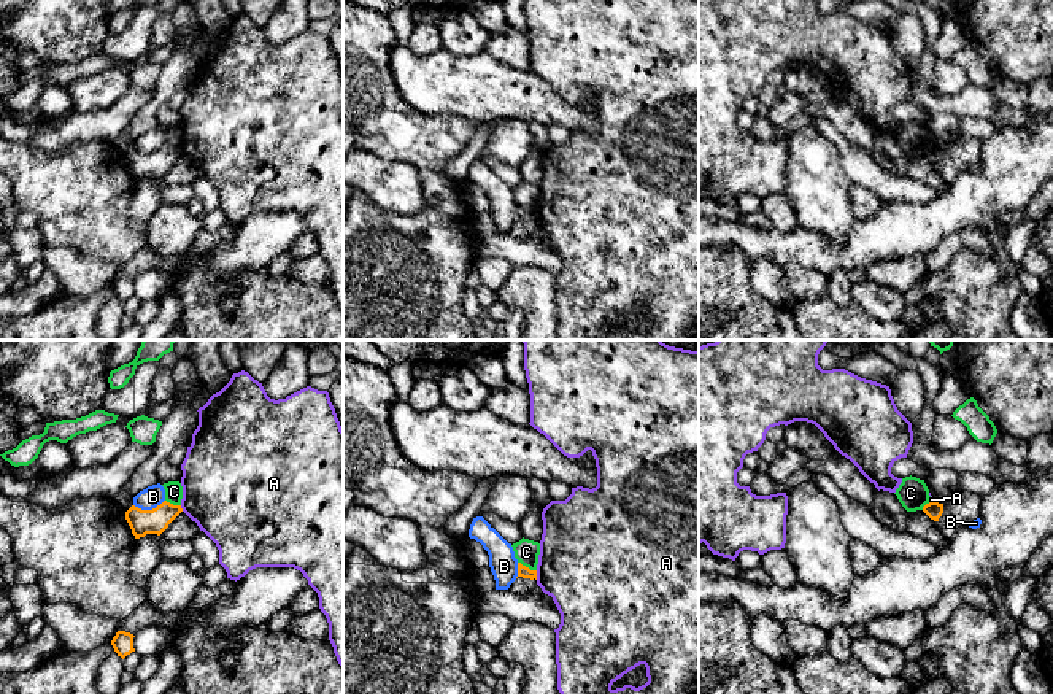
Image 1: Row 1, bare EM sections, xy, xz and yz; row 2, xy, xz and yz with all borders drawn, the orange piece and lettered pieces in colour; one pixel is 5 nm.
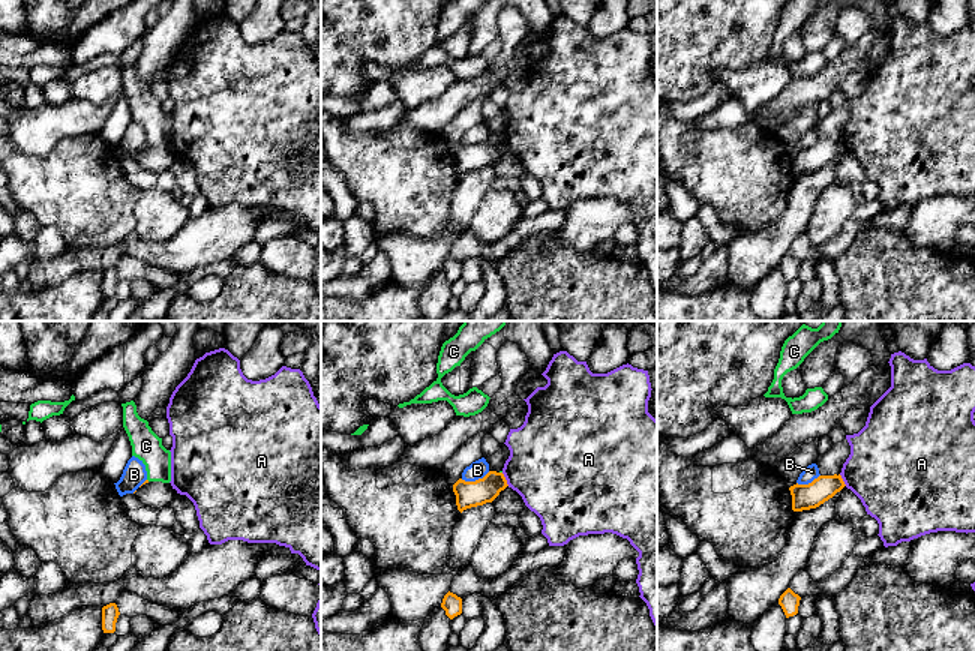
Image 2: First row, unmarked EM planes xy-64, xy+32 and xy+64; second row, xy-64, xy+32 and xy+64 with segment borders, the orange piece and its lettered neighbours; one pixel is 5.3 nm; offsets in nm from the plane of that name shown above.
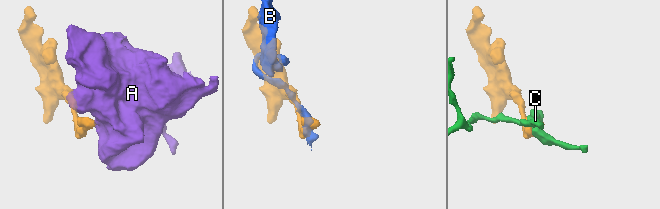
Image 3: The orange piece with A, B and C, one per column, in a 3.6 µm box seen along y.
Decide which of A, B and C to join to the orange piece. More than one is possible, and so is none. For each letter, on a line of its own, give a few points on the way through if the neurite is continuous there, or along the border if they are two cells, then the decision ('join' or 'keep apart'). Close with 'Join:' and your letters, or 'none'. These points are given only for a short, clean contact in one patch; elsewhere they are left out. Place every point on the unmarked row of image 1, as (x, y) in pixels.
A: keep apart
B: along xy (164, 143), (151, 153), (134, 150) | keep apart
C: along xz (518, 205), (536, 215) | keep apart
Join: none

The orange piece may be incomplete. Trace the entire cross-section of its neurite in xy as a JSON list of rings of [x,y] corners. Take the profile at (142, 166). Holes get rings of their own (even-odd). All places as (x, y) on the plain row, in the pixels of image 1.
[[[164,145],[152,154],[141,154],[132,149],[125,156],[125,164],[135,183],[140,183],[145,181],[146,178],[160,180],[181,156],[183,156],[181,149],[173,149]]]

